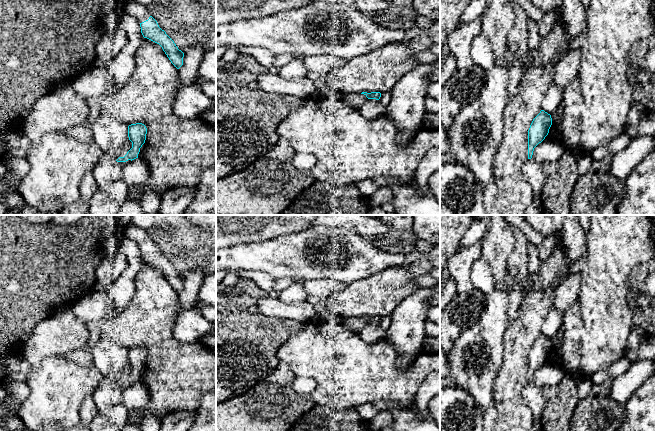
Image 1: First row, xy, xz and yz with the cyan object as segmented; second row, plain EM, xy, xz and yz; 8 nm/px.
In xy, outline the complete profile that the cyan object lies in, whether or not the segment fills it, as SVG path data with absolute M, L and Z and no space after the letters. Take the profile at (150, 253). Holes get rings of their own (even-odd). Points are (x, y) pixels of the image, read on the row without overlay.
M127 226L124 234L140 247L143 261L159 268L171 287L179 293L183 289L184 277L178 273L166 256L159 251L157 245L148 237L146 231L137 226Z

